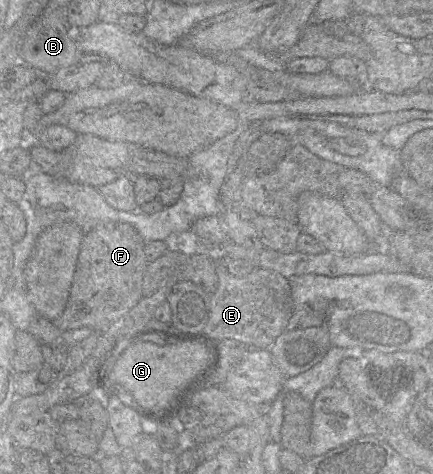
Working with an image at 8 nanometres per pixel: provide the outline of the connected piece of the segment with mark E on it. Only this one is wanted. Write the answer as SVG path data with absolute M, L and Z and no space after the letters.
M211 252L216 264L218 286L211 295L209 321L204 332L220 340L233 339L269 349L286 328L294 309L289 278L276 271L256 267L249 275L238 278L221 264L220 254Z

